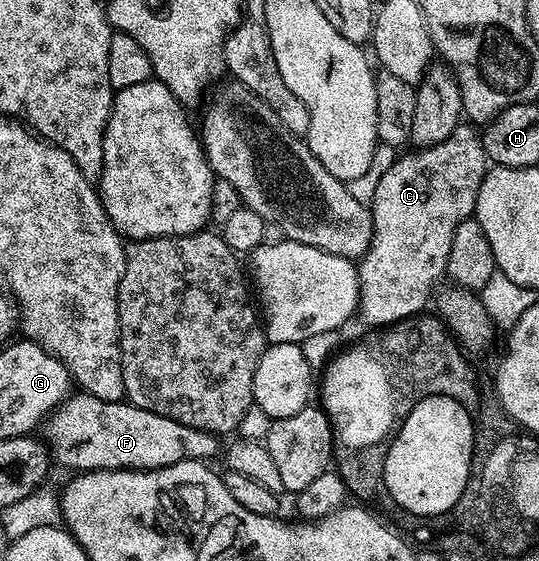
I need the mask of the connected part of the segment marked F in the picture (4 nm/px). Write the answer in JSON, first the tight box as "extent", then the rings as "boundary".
{"extent":[44,391,219,471],"boundary":[[[85,391],[75,392],[61,401],[51,411],[44,422],[46,429],[45,444],[55,462],[58,461],[70,471],[93,471],[96,469],[159,469],[175,465],[181,461],[205,462],[218,449],[219,438],[202,429],[193,429],[184,423],[176,423],[176,419],[168,419],[164,415],[156,415],[152,411],[144,411],[140,407],[121,401],[105,401],[93,397]]]}

